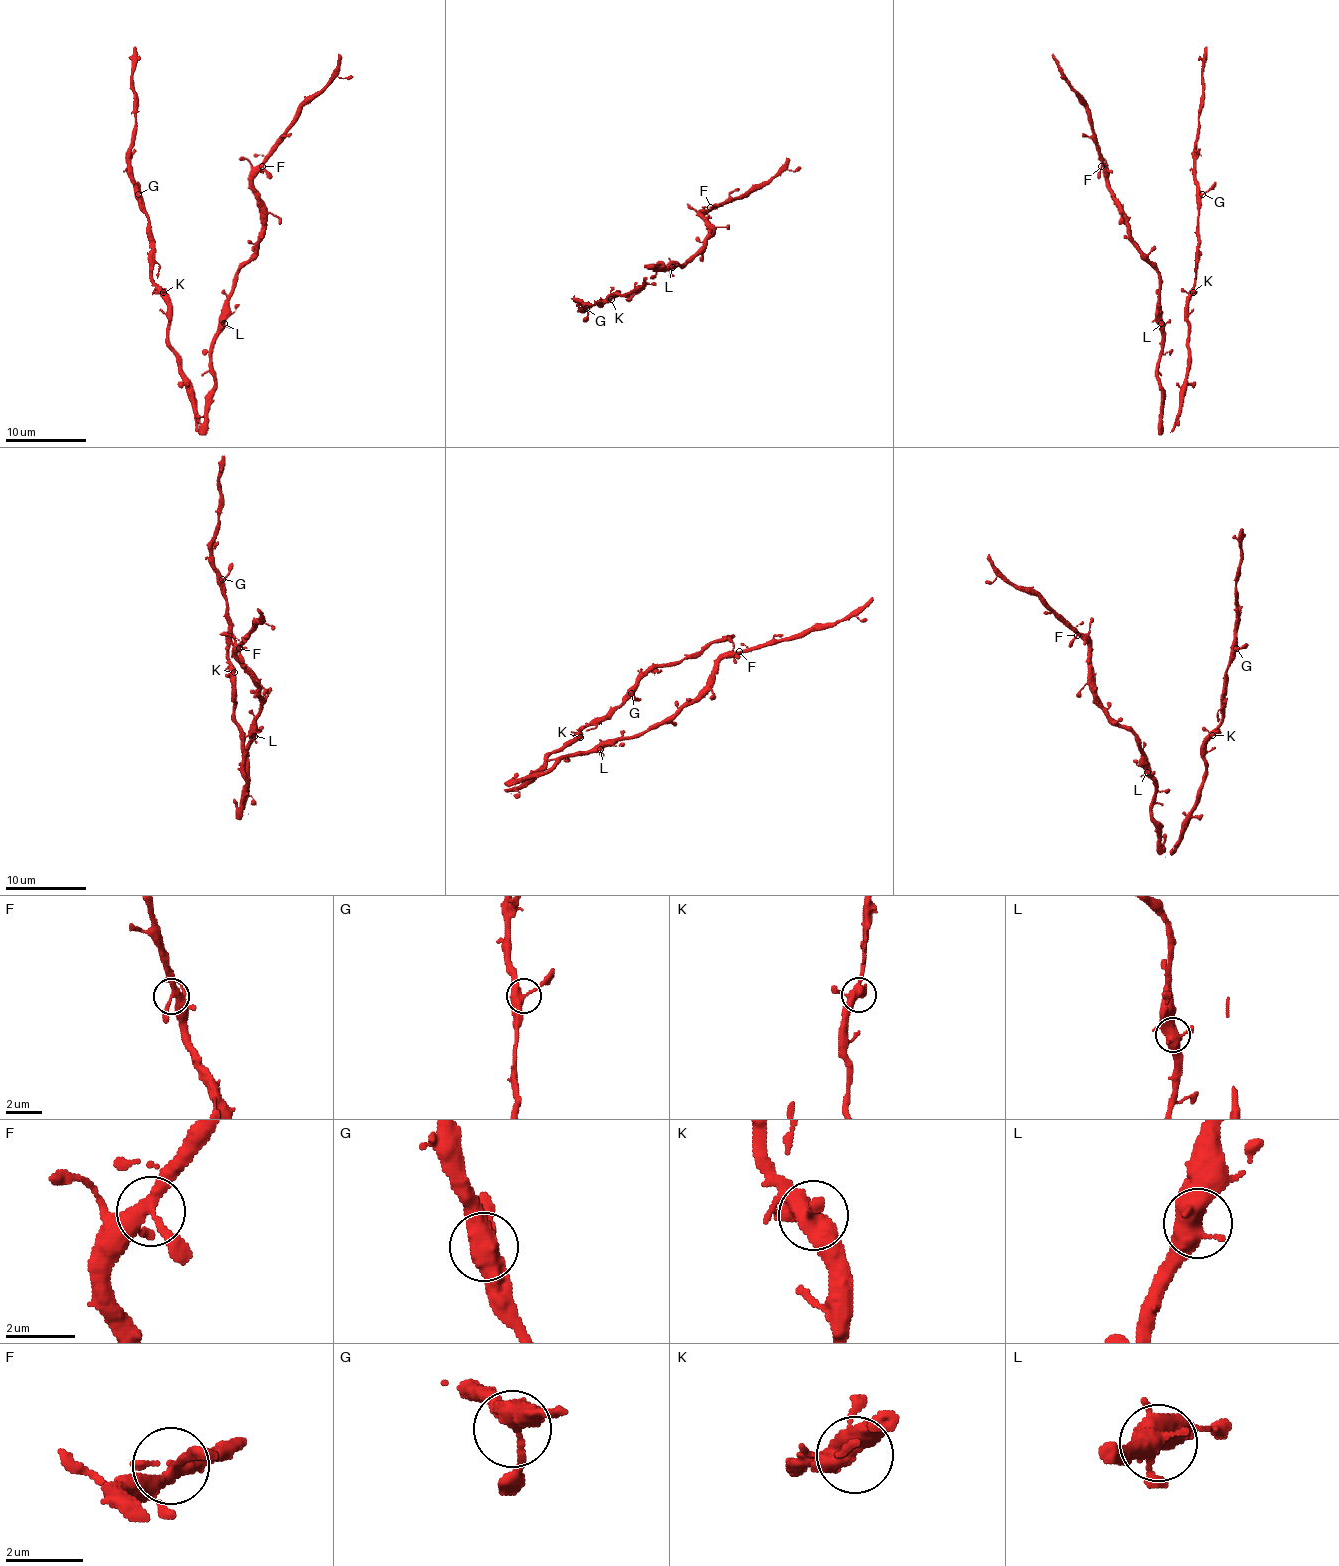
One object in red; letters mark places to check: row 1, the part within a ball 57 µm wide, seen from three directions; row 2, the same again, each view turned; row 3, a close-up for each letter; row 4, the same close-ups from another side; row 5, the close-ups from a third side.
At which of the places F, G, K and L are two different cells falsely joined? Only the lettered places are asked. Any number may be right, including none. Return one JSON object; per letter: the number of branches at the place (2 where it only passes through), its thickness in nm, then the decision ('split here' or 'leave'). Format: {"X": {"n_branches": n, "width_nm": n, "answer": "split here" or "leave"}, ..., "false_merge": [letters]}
{"F": {"n_branches": 4, "width_nm": 320, "answer": "leave"}, "G": {"n_branches": 3, "width_nm": 440, "answer": "leave"}, "K": {"n_branches": 4, "width_nm": 440, "answer": "leave"}, "L": {"n_branches": 3, "width_nm": 480, "answer": "leave"}, "false_merge": []}

